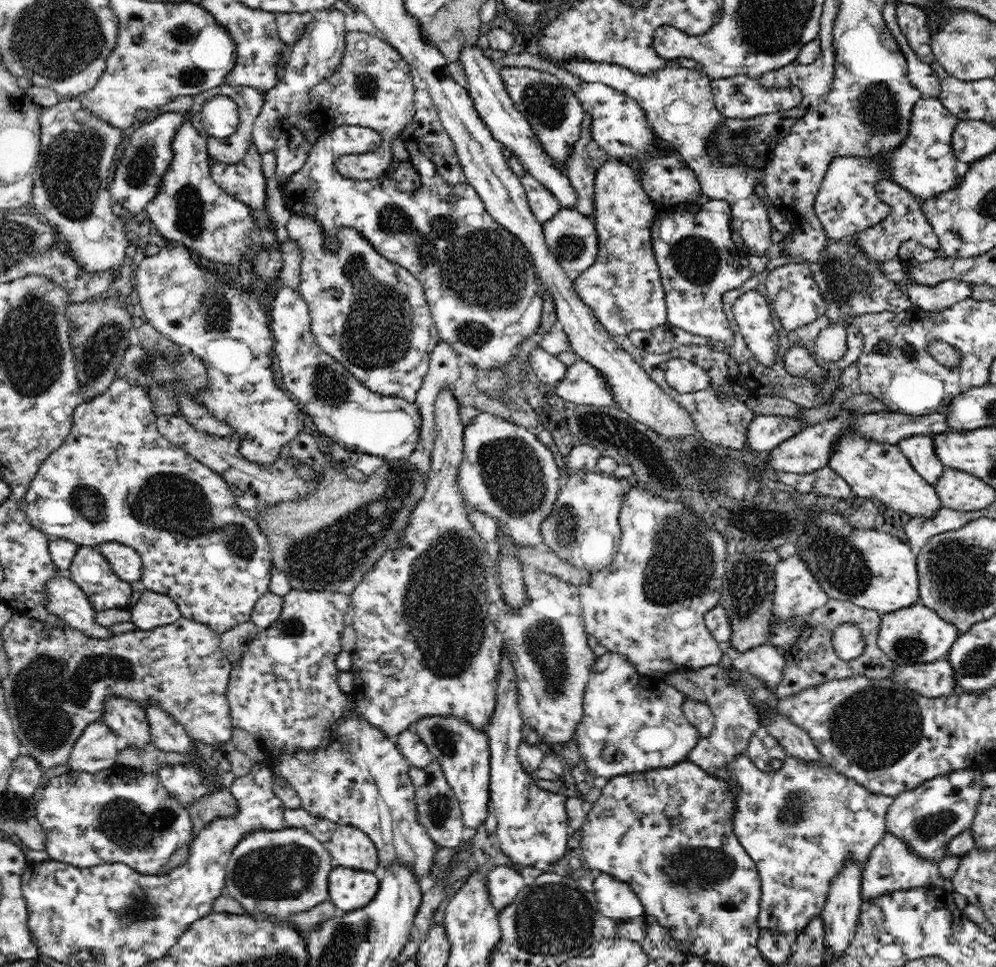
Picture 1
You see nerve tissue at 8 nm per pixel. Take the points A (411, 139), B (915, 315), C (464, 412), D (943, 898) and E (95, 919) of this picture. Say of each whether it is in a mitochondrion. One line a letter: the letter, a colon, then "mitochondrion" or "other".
A: other
B: other
C: other
D: other
E: other

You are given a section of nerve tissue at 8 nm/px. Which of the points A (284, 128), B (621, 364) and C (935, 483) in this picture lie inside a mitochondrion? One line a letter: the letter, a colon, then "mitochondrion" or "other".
A: other
B: other
C: other

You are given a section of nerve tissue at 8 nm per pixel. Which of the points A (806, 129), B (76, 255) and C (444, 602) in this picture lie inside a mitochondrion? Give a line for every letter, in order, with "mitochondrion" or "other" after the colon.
A: other
B: other
C: mitochondrion

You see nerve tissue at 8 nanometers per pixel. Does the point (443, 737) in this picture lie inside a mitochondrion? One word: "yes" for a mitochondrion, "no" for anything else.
yes

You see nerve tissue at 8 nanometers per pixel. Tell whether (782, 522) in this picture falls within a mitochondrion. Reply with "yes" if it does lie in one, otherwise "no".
yes

